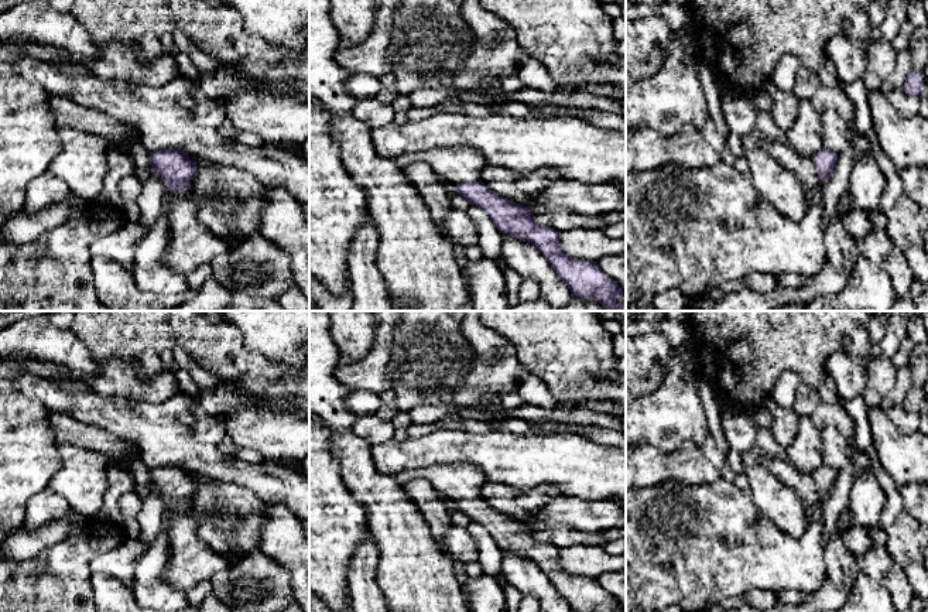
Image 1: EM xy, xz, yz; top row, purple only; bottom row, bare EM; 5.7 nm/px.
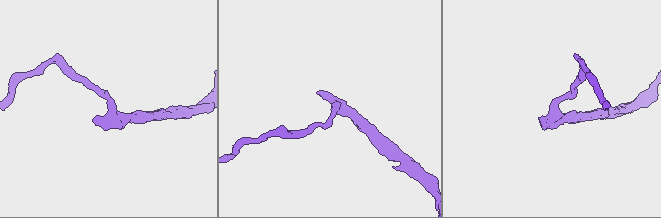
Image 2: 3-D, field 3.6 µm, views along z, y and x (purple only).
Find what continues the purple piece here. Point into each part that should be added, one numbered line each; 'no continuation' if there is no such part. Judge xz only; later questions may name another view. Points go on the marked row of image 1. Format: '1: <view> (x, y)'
1: xz (456, 164)

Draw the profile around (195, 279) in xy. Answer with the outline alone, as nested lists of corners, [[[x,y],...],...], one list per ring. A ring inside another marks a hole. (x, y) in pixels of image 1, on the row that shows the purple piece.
[[[205,263],[202,266],[196,267],[194,271],[186,274],[185,277],[186,277],[188,287],[196,293],[198,290],[201,290],[203,283],[212,276],[213,274],[212,274],[210,264]]]

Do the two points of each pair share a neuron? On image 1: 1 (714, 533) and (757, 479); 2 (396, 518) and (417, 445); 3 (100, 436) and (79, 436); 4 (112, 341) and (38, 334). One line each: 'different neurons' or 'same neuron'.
1: different neurons
2: different neurons
3: same neuron
4: different neurons

